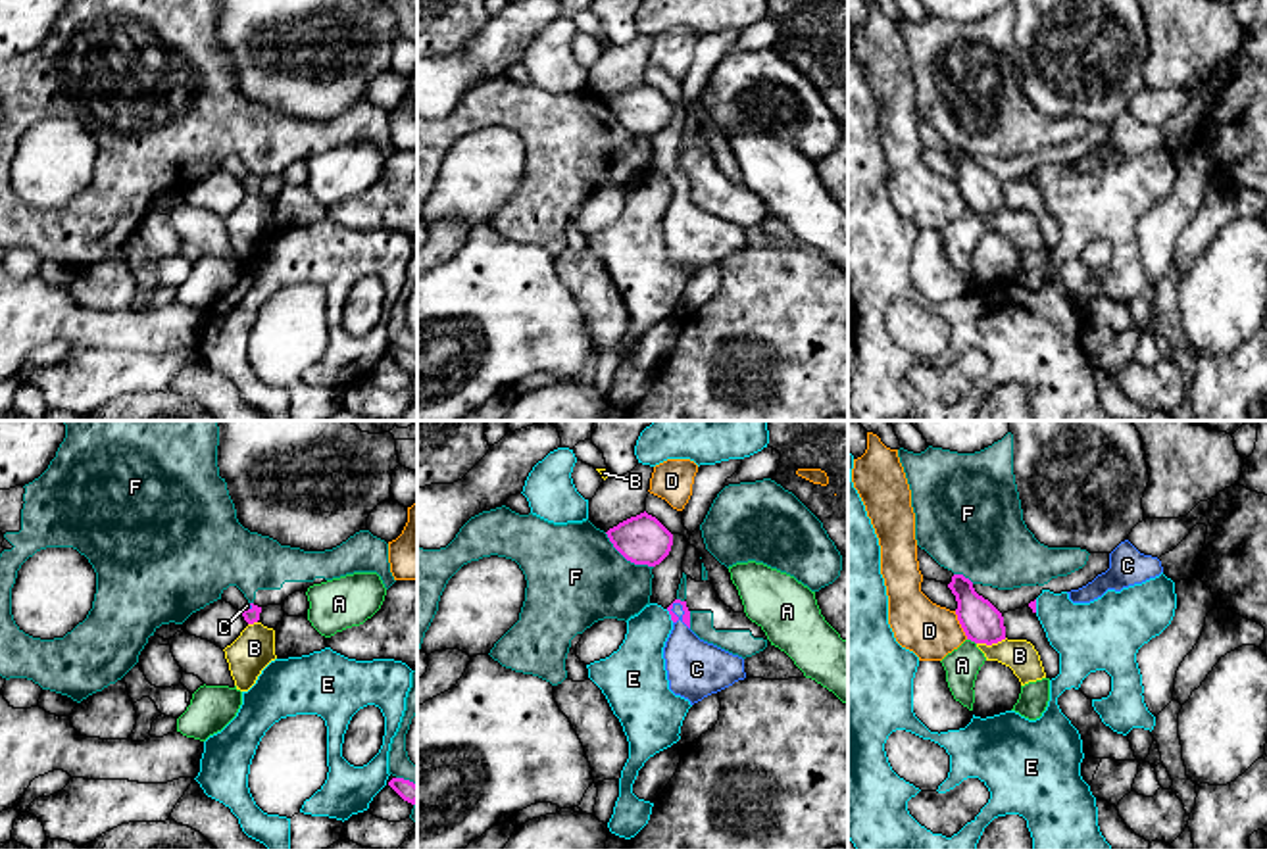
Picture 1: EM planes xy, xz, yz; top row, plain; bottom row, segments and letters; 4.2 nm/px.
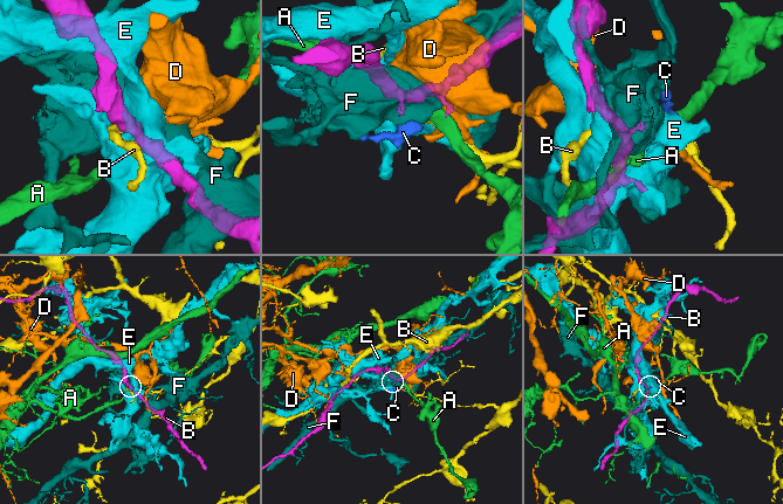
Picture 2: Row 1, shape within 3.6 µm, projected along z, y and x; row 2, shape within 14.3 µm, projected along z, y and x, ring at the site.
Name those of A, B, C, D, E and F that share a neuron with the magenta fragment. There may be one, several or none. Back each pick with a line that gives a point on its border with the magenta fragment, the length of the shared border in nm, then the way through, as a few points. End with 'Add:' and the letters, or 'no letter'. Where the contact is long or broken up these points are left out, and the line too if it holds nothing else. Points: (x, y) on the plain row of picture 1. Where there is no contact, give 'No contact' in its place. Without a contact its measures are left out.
C: Touches magenta at xz (675, 185). Shared border 140 nm. Path across: xz (687, 183), (675, 185), (683, 221), (696, 239)
Add: C

